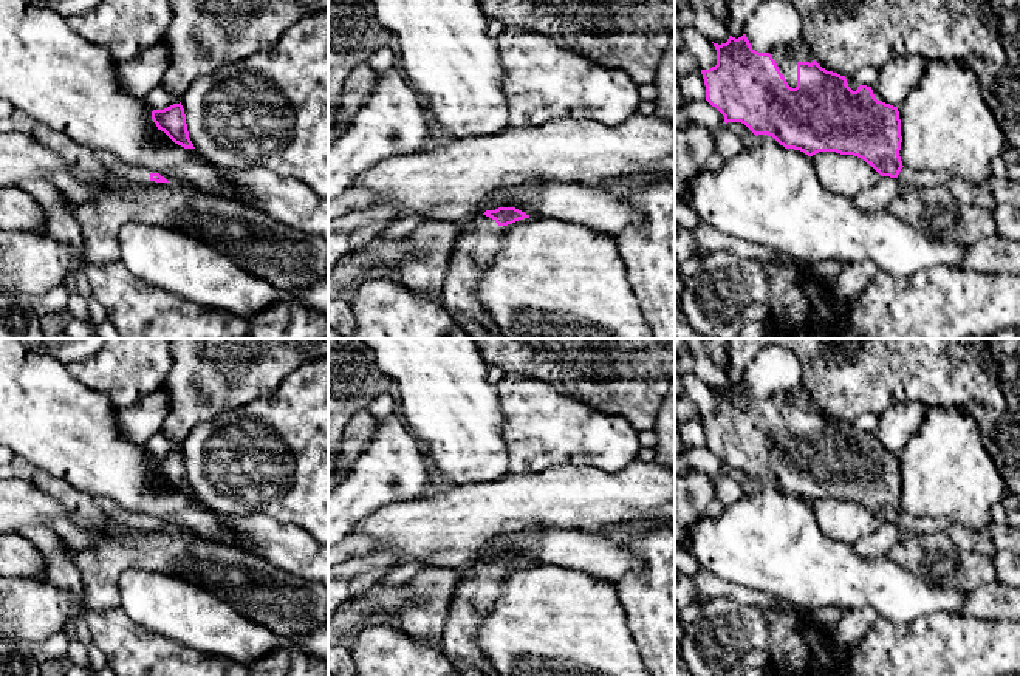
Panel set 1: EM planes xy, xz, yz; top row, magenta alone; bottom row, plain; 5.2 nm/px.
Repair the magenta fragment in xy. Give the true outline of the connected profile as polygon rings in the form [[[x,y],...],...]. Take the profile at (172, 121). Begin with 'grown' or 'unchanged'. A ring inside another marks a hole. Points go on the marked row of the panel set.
unchanged; [[[181,102],[164,110],[153,110],[152,119],[158,130],[164,131],[175,144],[184,149],[195,149],[189,138],[186,114]]]

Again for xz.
grown; [[[498,207],[483,215],[472,215],[460,224],[454,251],[449,255],[443,306],[457,323],[460,319],[467,319],[483,325],[492,339],[495,333],[484,325],[491,316],[477,299],[475,289],[500,249],[498,227],[523,218],[529,215],[515,207]]]

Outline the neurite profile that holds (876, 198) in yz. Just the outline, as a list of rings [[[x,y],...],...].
[[[881,176],[881,179],[870,189],[857,193],[851,201],[854,206],[865,212],[887,210],[888,204],[899,196],[902,184],[898,178]]]

